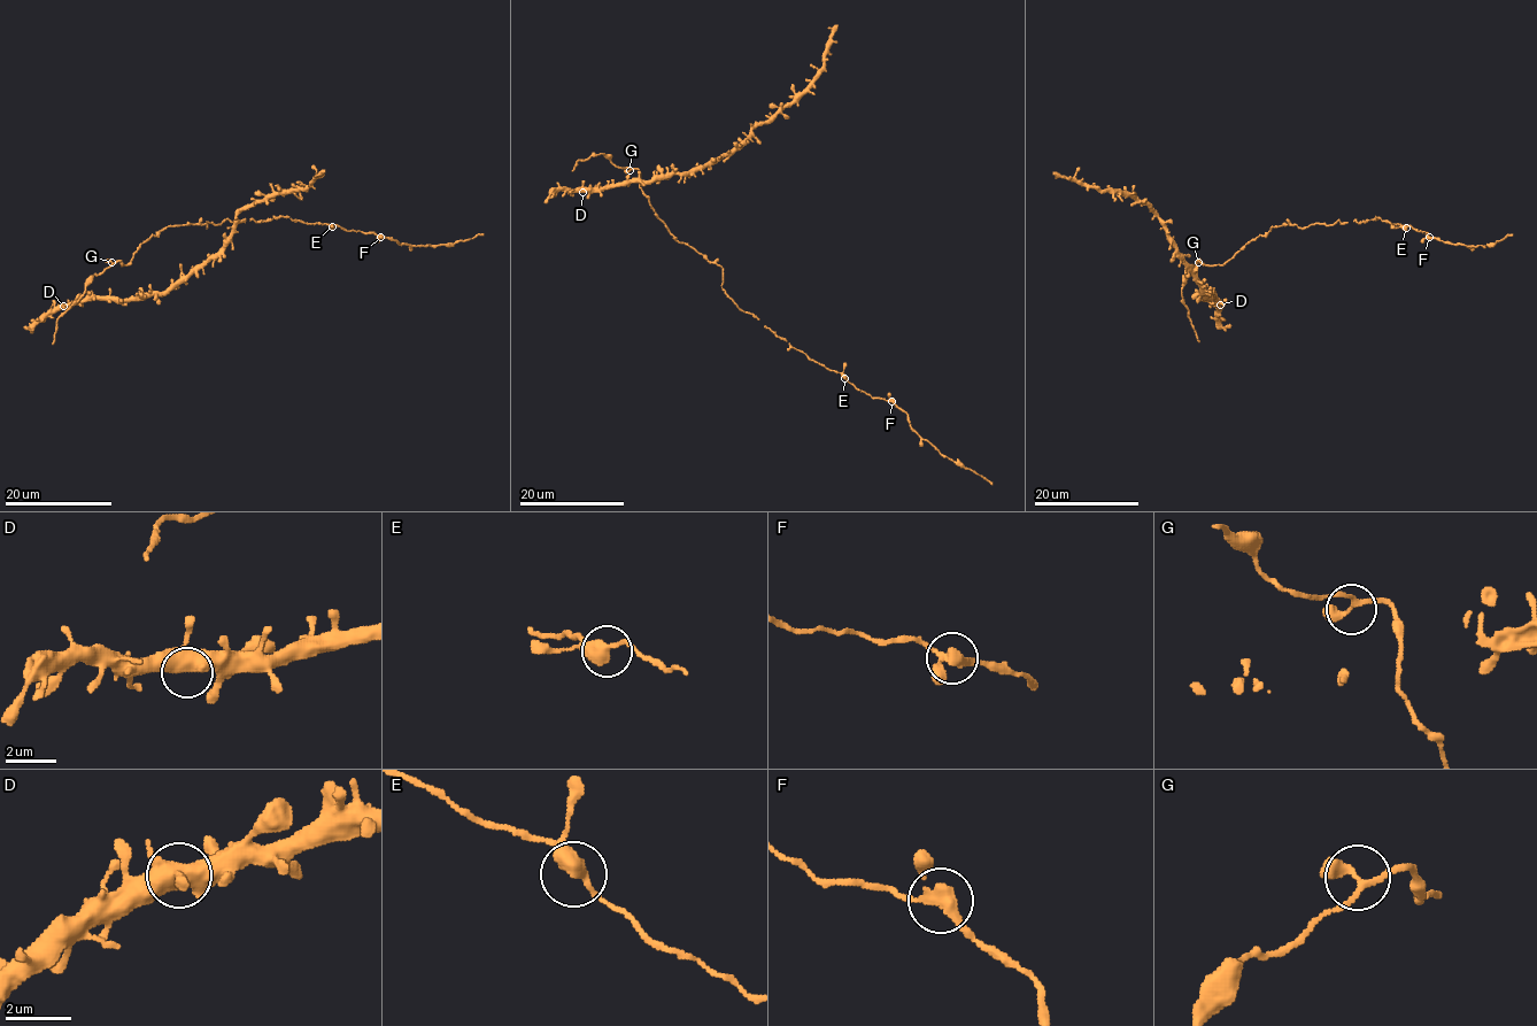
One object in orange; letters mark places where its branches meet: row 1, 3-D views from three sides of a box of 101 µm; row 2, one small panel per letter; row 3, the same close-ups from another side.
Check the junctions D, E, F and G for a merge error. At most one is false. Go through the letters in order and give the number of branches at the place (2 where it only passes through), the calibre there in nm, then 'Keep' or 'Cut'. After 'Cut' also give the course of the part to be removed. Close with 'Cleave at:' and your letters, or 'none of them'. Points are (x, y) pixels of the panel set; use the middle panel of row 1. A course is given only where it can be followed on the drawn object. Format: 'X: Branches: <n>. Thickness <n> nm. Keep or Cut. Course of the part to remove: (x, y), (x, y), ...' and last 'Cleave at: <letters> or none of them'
D: Branches: 4. Thickness 480 nm. Keep
E: Branches: 3. Thickness 360 nm. Keep
F: Branches: 3. Thickness 320 nm. Keep
G: Branches: 2. Thickness 280 nm. Keep
Cleave at: none of them

